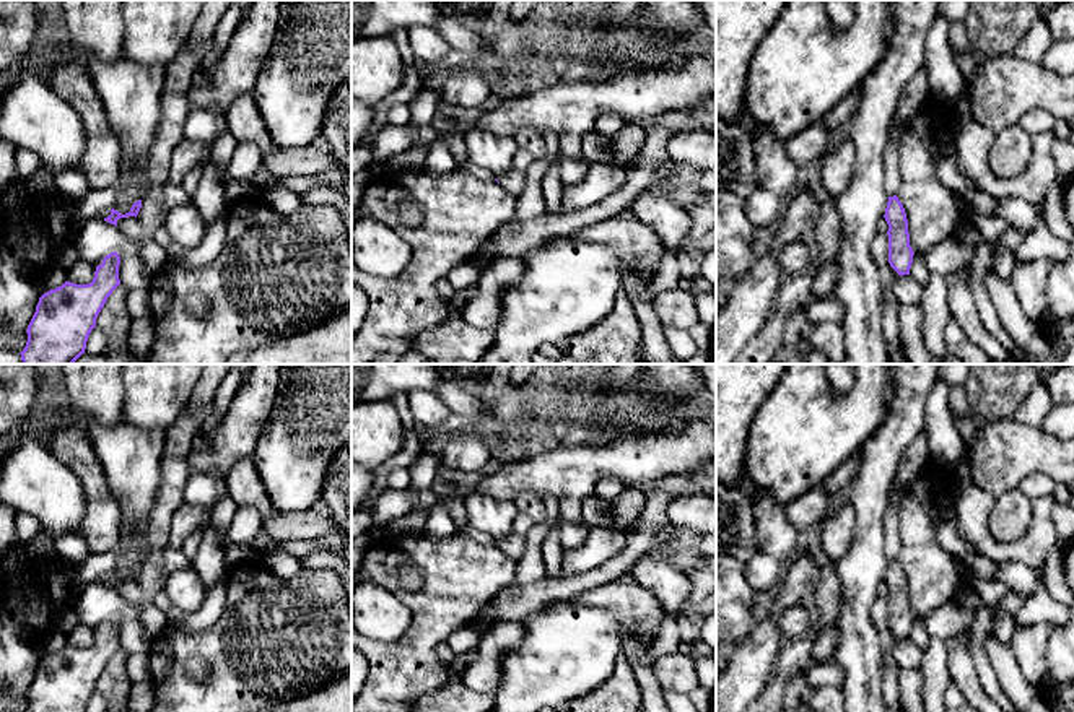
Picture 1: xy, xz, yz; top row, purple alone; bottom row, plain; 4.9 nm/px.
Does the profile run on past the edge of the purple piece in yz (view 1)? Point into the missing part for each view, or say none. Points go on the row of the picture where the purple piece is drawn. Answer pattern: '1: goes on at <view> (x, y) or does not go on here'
1: does not go on here

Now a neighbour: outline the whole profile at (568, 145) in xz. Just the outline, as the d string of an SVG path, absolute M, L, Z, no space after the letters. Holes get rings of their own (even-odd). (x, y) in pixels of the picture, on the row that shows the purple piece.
M573 133L558 135L558 153L571 159L583 159L581 137Z

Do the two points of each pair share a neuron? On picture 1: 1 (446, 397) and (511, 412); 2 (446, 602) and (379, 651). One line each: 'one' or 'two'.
1: two
2: one

